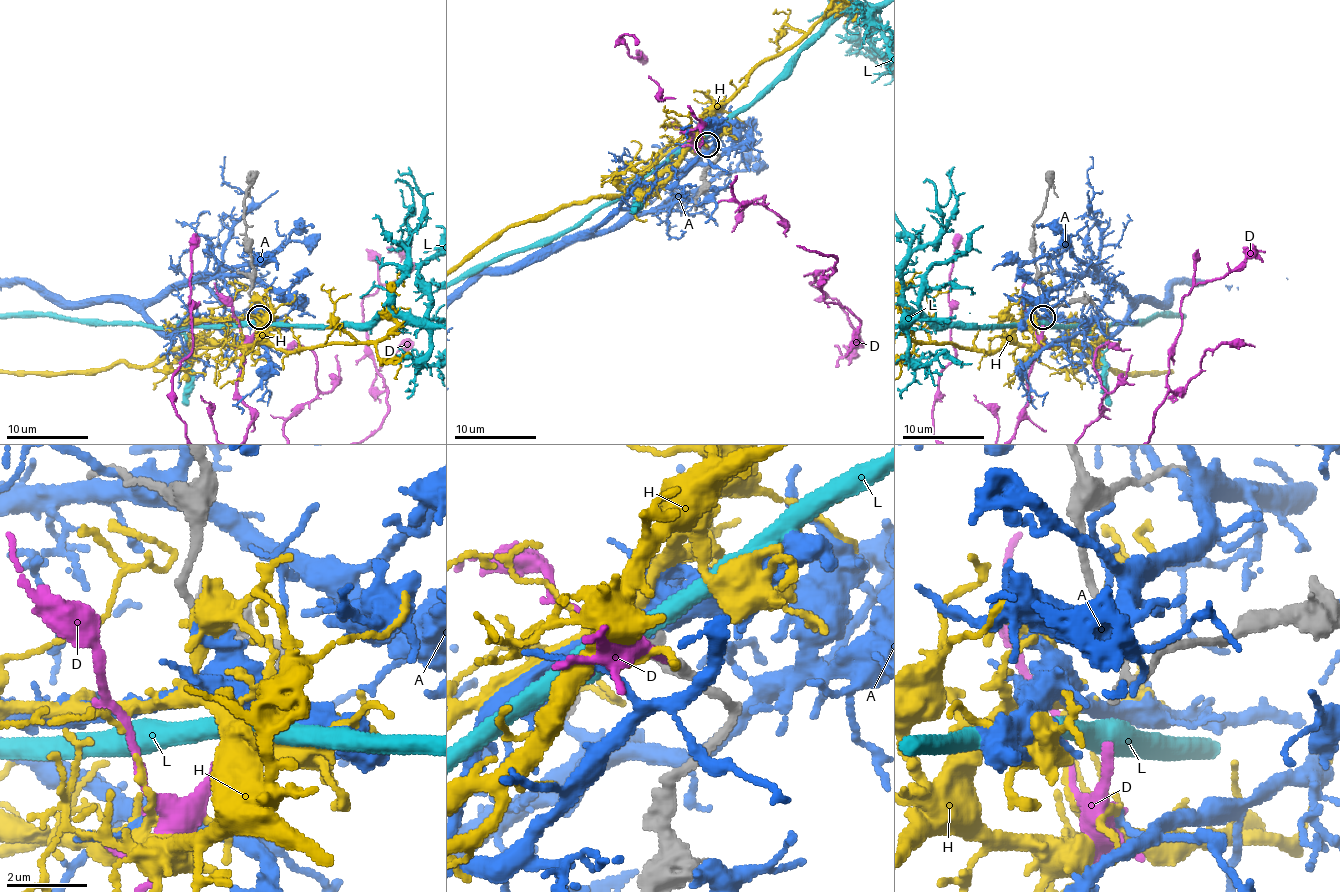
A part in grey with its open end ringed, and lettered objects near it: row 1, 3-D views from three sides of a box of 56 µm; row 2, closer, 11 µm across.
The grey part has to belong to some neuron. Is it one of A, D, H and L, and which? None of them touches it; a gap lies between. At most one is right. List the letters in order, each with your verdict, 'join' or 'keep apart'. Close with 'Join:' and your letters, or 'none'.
A: keep apart
D: join
H: keep apart
L: keep apart
Join: D

